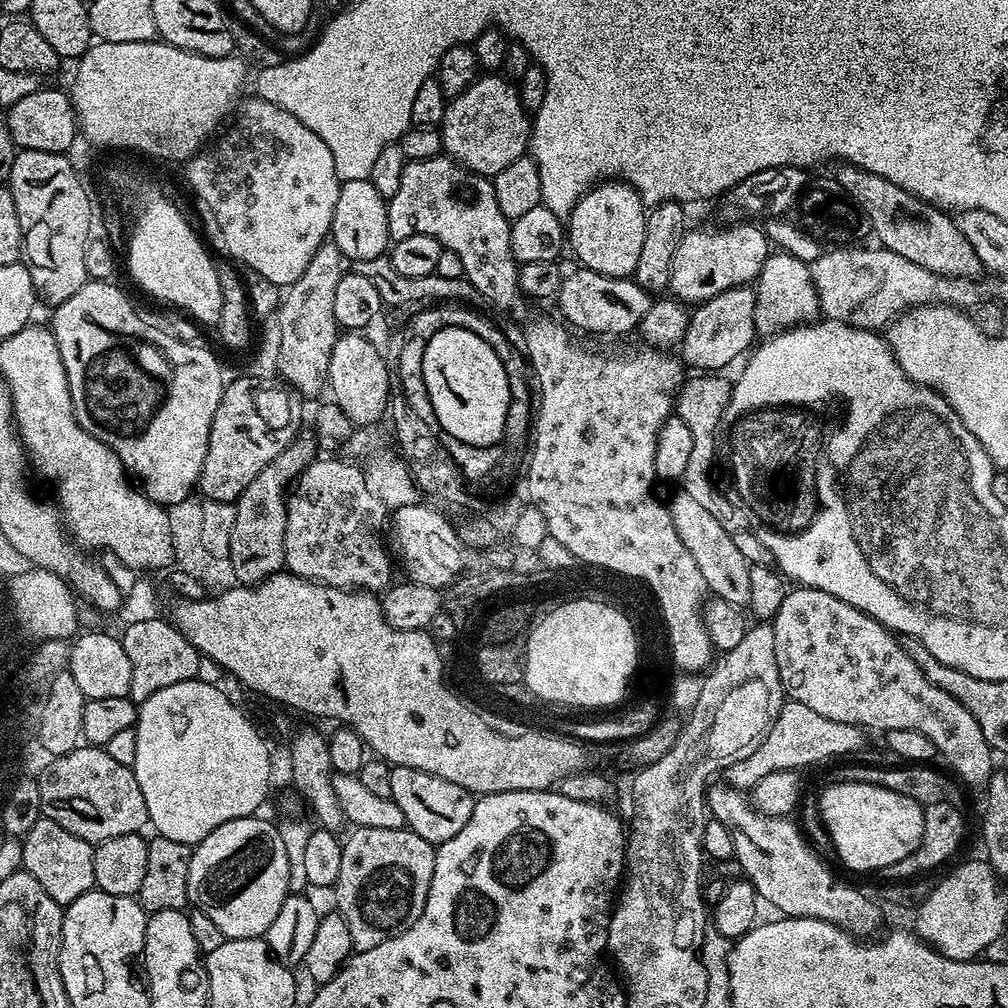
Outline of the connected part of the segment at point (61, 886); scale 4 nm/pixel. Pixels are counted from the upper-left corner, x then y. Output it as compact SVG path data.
M43 818L30 826L28 833L22 837L22 843L23 871L29 872L34 882L38 882L38 886L54 898L54 902L67 906L82 898L82 894L93 891L96 882L93 845L70 834L70 830L62 830L58 822Z

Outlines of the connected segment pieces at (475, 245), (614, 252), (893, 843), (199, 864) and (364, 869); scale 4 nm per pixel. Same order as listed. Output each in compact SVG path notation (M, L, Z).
M441 154L434 158L426 158L425 160L407 161L402 170L402 182L398 185L398 194L394 194L394 198L388 201L388 235L393 241L398 241L402 238L410 238L414 234L426 234L430 238L434 238L440 243L441 249L448 249L458 254L459 258L462 260L464 276L474 287L476 287L476 295L481 301L483 299L489 300L496 308L509 308L512 312L520 312L523 310L524 304L526 305L526 297L524 293L520 291L520 287L516 282L518 261L512 257L512 251L510 250L511 229L511 223L502 214L502 206L498 206L496 191L494 190L491 179L486 176L480 176L477 172L471 172L469 168L464 167L463 164L457 164L456 161L447 154Z
M597 182L588 189L587 194L578 201L574 206L574 210L566 217L566 244L574 255L580 259L579 263L585 268L594 270L598 274L606 274L610 278L622 278L623 276L631 277L635 273L638 266L638 257L642 251L642 241L646 238L646 205L640 201L640 195L637 194L635 188L627 182Z
M828 784L820 796L820 820L840 855L840 860L848 868L856 872L879 873L894 862L902 862L906 854L910 854L920 844L924 833L924 810L914 798L904 797L893 788L883 788L882 785L859 784Z
M253 814L226 822L215 828L210 834L206 834L206 838L202 838L200 843L192 848L190 874L188 875L188 899L202 914L207 914L214 921L214 926L218 926L218 930L222 930L224 937L230 940L254 940L263 937L270 930L270 922L274 922L274 918L278 918L278 910L282 910L282 902L290 894L288 891L290 862L286 858L286 842L282 842L282 834L275 823L259 820L260 818L259 815Z
M407 826L399 828L398 830L374 830L373 828L353 827L351 831L352 833L349 834L348 840L346 836L346 839L343 841L342 870L338 870L338 878L334 885L334 893L336 892L336 904L334 904L334 908L346 922L346 930L350 930L350 942L352 943L353 949L355 949L356 952L365 952L366 950L374 950L374 946L378 946L382 942L386 942L390 938L402 934L402 930L406 930L410 926L414 926L414 922L418 922L418 918L426 906L430 882L434 878L436 848L430 842L426 842L426 838L414 834L412 829Z

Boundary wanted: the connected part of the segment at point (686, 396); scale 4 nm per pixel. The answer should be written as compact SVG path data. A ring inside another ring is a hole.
M692 374L680 385L680 391L674 396L674 412L690 430L694 438L694 450L690 450L690 462L686 462L686 474L682 477L682 491L690 494L694 502L699 502L711 517L718 520L718 526L727 532L743 532L749 527L750 513L743 503L737 502L731 495L720 492L716 480L712 477L712 463L716 460L716 431L720 420L725 419L724 411L732 393L732 384L724 381L720 374Z

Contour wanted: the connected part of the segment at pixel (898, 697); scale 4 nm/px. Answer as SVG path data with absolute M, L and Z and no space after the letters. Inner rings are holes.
M796 586L788 591L786 598L782 598L782 606L778 606L778 614L771 625L772 653L778 662L782 686L791 699L802 702L802 706L810 706L810 710L822 714L827 720L854 724L865 730L877 728L880 734L886 734L892 728L918 730L918 734L926 734L926 738L934 742L942 760L944 756L953 769L948 768L965 785L991 779L994 753L974 714L970 714L958 698L950 698L946 690L938 690L938 686L926 682L926 674L922 674L922 670L914 666L914 658L900 648L899 639L868 613L842 602L834 594L826 594L826 590Z

